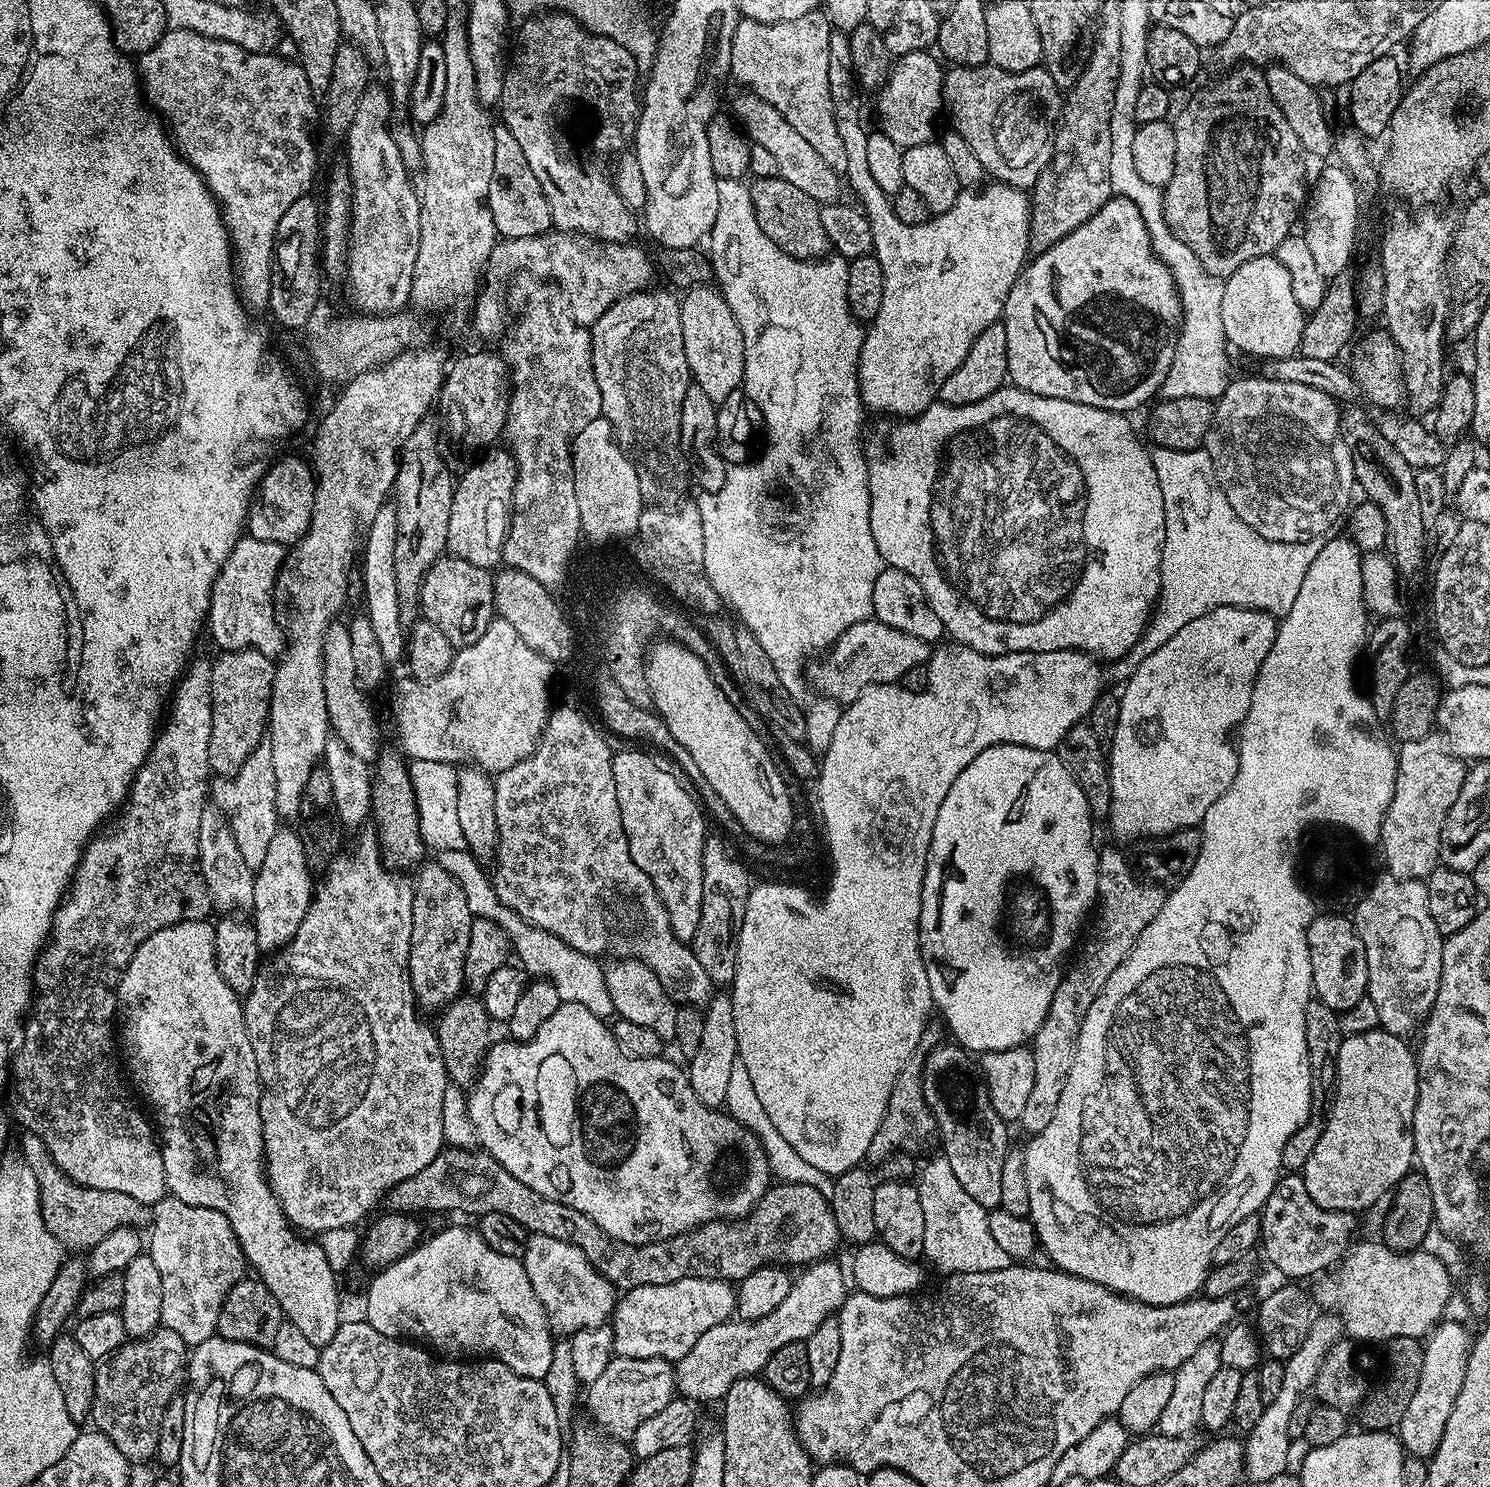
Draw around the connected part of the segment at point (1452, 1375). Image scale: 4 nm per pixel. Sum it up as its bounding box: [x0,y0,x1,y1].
[1398,1319,1470,1458]

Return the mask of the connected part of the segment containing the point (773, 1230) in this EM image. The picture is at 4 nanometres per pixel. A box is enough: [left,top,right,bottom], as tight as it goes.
[386,1146,842,1290]

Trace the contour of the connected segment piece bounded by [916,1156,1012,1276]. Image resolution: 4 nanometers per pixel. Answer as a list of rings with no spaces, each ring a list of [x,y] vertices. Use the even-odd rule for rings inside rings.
[[[937,1156],[925,1167],[923,1165],[916,1185],[922,1203],[922,1214],[925,1215],[923,1257],[926,1260],[929,1259],[948,1276],[958,1272],[985,1272],[1009,1267],[1012,1263],[1009,1255],[991,1236],[989,1211],[963,1189],[947,1159]]]

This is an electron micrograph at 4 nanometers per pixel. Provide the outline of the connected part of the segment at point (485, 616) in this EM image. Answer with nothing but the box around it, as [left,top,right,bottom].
[420,554,497,650]

